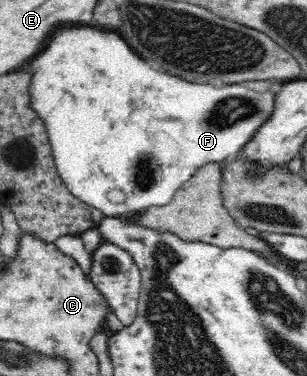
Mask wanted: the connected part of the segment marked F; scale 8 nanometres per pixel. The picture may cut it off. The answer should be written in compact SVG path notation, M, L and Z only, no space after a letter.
M76 25L56 29L47 40L44 50L34 56L29 62L31 81L29 84L29 95L31 109L40 117L44 123L52 146L55 167L61 179L67 185L76 198L79 198L86 205L93 206L105 216L114 217L127 212L143 212L150 207L159 207L168 204L179 190L180 186L190 180L192 175L201 166L208 163L220 163L231 155L239 156L242 147L252 138L252 135L268 120L272 114L274 104L274 92L266 90L264 94L258 94L250 88L244 88L242 83L228 84L228 86L210 86L210 84L192 84L178 76L168 76L164 72L158 72L150 62L136 53L126 39L116 30L108 30L100 26Z

